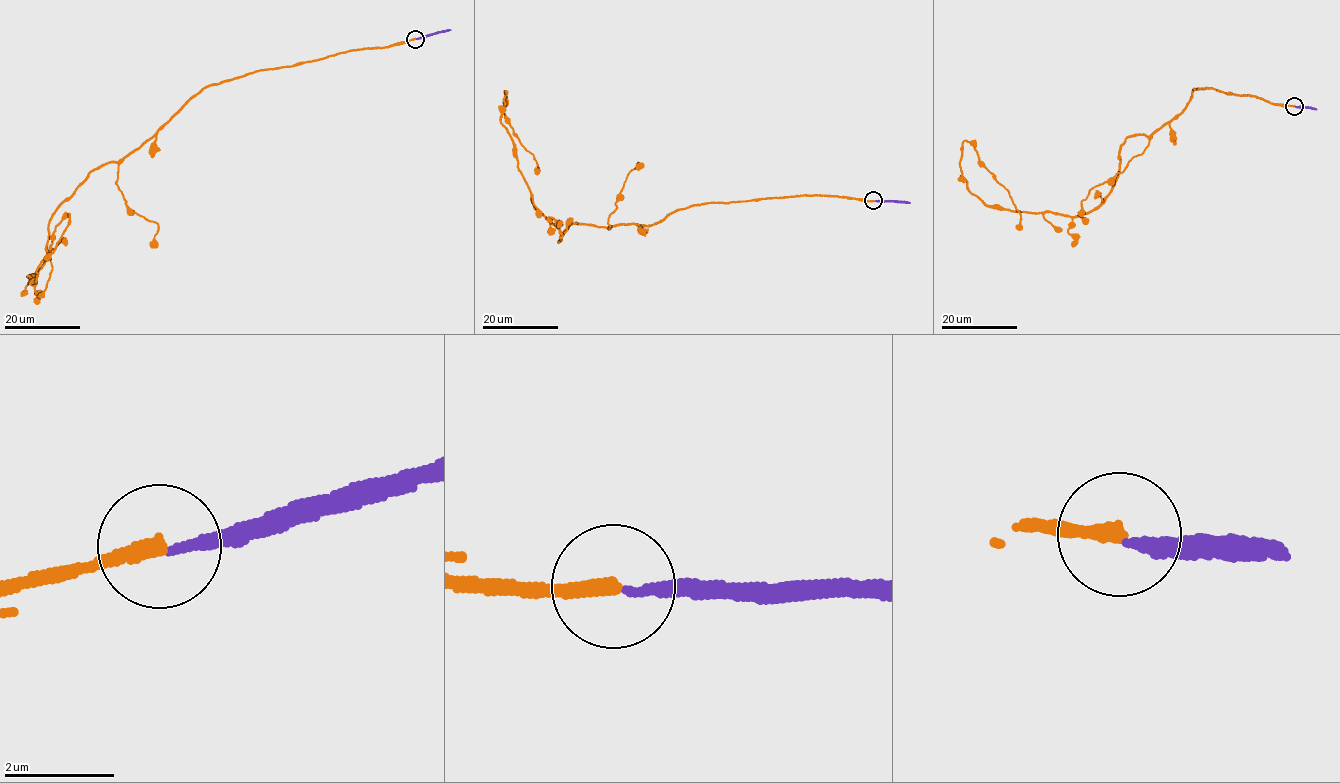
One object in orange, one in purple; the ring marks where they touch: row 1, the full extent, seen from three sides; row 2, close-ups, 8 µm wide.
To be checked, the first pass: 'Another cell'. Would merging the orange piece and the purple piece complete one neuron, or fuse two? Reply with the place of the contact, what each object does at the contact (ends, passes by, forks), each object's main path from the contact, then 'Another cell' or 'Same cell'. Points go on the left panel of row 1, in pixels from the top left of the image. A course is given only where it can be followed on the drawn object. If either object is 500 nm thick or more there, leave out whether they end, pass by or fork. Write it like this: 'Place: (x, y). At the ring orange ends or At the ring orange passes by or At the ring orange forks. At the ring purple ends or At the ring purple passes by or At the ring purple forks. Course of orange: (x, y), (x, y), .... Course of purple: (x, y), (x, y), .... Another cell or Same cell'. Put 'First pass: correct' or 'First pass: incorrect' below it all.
Place: (415, 39). At the ring orange ends. At the ring purple ends. Course of orange: (415, 39), (206, 86), (62, 203), (40, 268), (28, 275), (36, 282), (68, 214), (38, 297). Course of purple: (415, 39), (450, 30). Another cell
First pass: correct

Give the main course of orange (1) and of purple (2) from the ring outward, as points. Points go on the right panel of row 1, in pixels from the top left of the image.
1: (1294, 106), (1192, 88), (1074, 217), (988, 207), (963, 142), (1020, 228)
2: (1294, 106), (1316, 109)

